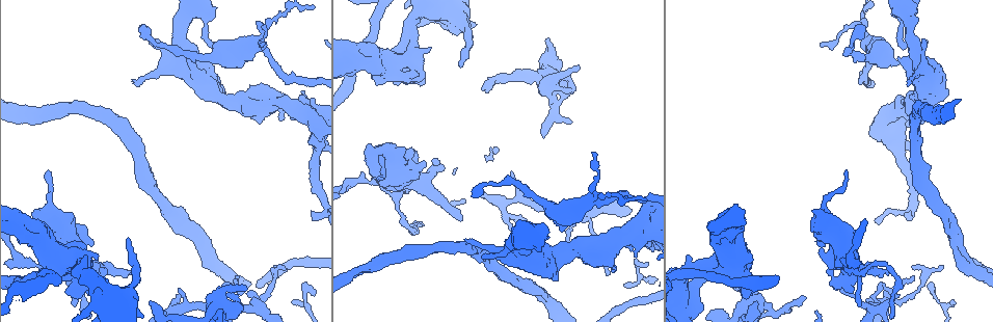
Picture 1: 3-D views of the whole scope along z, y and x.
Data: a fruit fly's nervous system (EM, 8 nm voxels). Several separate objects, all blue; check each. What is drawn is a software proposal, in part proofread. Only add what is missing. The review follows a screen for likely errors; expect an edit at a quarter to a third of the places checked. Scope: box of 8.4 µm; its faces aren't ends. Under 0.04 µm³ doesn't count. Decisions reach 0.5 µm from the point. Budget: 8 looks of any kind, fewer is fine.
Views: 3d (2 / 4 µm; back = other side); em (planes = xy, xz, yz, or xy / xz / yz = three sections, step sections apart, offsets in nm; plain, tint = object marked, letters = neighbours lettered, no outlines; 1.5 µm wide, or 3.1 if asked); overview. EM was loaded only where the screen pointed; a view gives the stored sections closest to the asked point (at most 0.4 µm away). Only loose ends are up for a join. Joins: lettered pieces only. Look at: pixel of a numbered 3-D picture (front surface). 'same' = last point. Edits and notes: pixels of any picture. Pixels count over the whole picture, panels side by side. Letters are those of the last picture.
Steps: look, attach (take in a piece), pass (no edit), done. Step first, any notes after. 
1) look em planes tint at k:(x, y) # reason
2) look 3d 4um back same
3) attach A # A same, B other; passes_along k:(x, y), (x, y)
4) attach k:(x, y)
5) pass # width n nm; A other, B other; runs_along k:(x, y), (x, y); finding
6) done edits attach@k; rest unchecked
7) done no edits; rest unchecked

look em yz step 4 tint at 1:(263, 45) # thin end

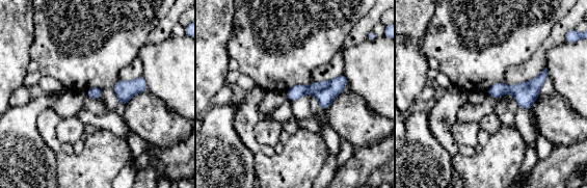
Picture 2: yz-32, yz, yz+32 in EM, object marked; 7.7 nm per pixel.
look em planes letters same

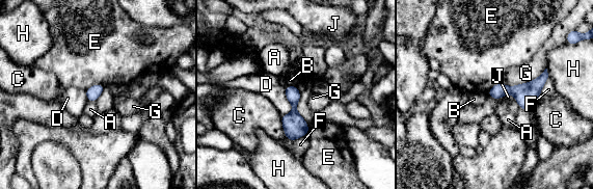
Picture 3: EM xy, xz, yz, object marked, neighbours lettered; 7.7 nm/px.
pass # width 100 nm; A other, B other, C other, D other, E other, F other, G other, H other, J other; border 3:(296, 86), (296, 111), (308, 128); none of them fits

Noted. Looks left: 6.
look em yz step 8 tint at 1:(134, 79)

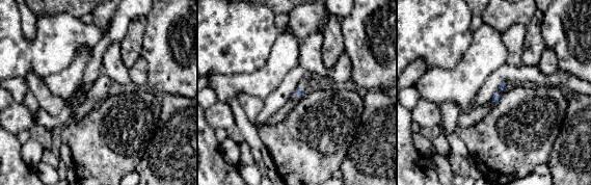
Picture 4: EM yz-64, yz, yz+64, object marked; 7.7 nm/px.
look em planes letters same # another direction

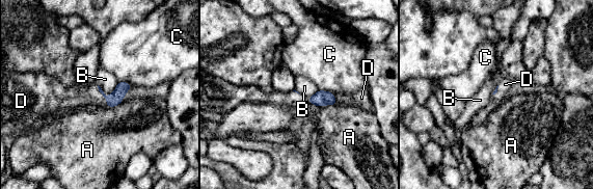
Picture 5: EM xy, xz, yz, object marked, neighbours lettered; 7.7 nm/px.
attach D # longest_contact D 180 nm; A other, B other, C other, D same; it goes on there

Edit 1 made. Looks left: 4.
look 3d 2um at 1:(509, 227) # thin end

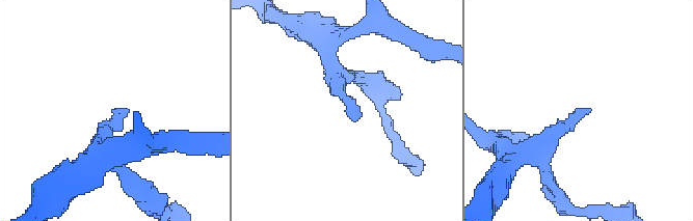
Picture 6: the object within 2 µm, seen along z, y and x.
look em planes tint at 6:(354, 121) # now the EM

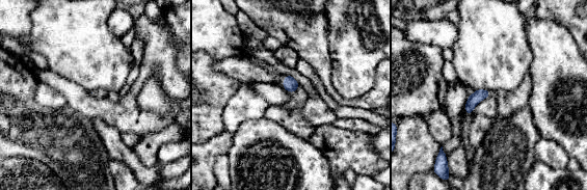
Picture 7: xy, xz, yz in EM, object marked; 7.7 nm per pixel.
look em planes letters same

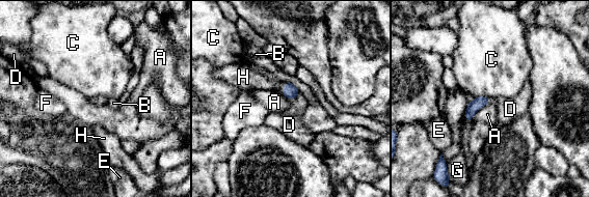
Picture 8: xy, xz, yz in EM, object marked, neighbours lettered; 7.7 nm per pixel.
attach D # A other, B other, C other, D same, E other, F other, G other, H other; passes_along 8:(290, 91), (296, 95), (288, 122); the cell continues

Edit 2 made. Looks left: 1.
done edits attach@5, attach@8; rest unchecked

